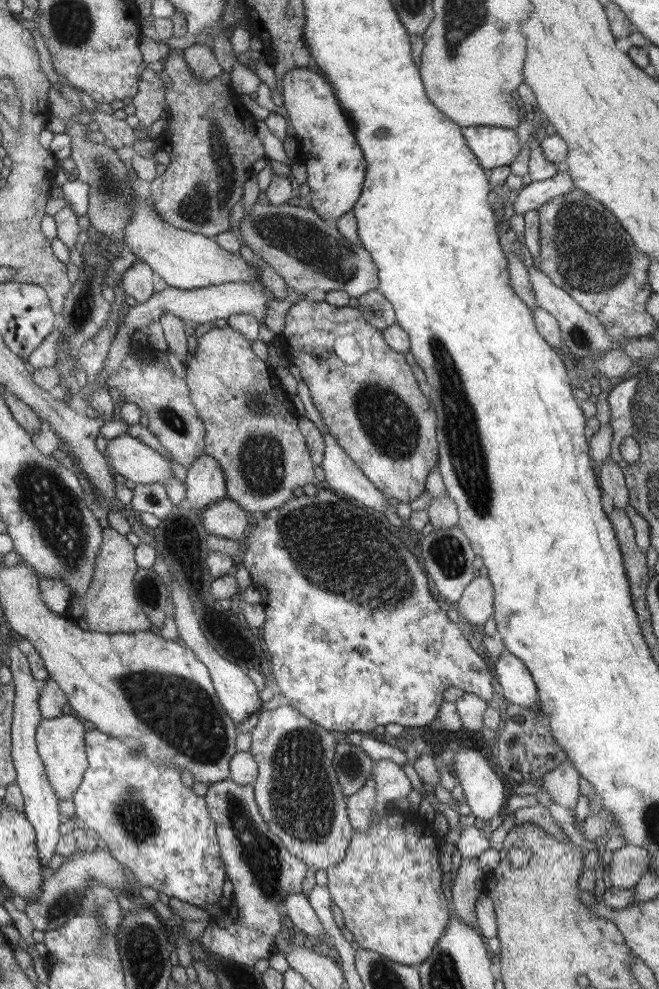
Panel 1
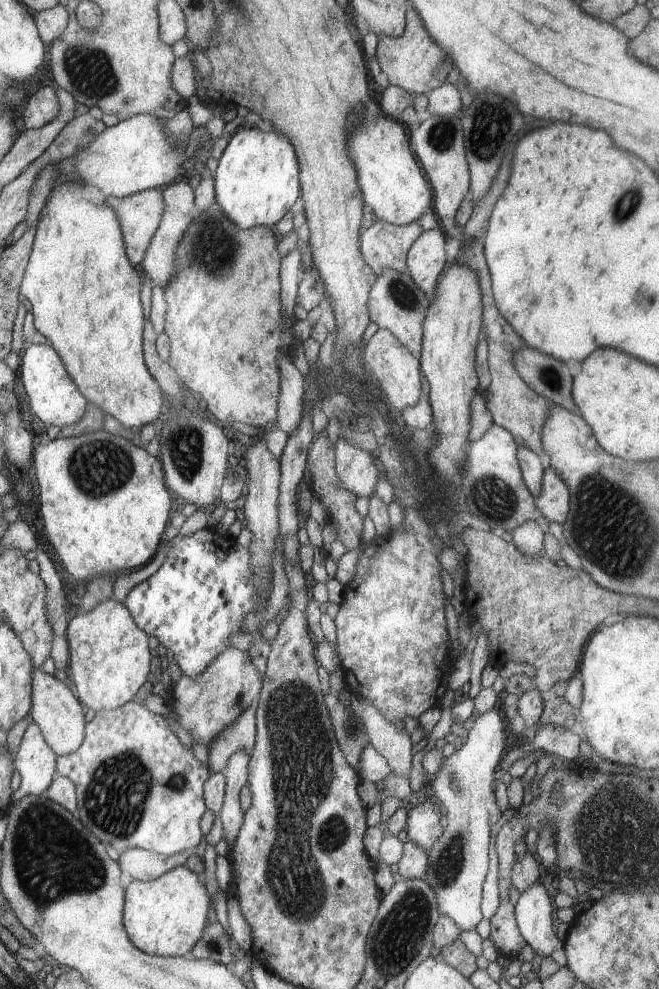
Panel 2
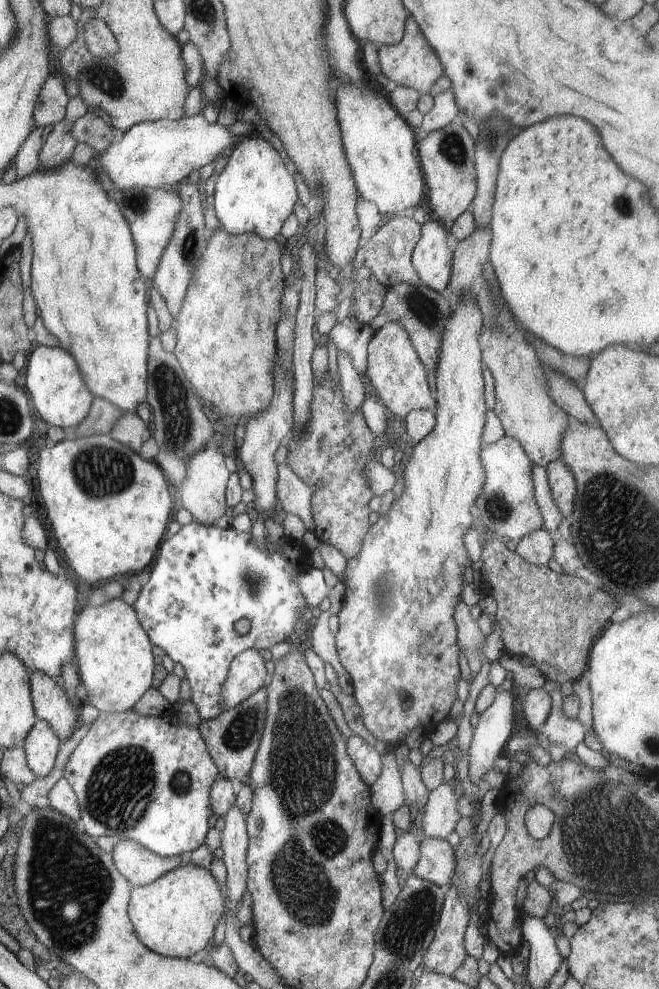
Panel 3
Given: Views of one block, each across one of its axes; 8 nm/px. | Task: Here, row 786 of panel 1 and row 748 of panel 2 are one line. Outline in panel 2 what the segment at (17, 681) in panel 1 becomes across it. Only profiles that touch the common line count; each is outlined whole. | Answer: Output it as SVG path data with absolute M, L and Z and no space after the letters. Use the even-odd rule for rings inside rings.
M29 723L11 764L20 776L20 785L9 795L6 815L21 797L43 795L44 790L54 779L53 771L57 757L45 742L37 724Z

